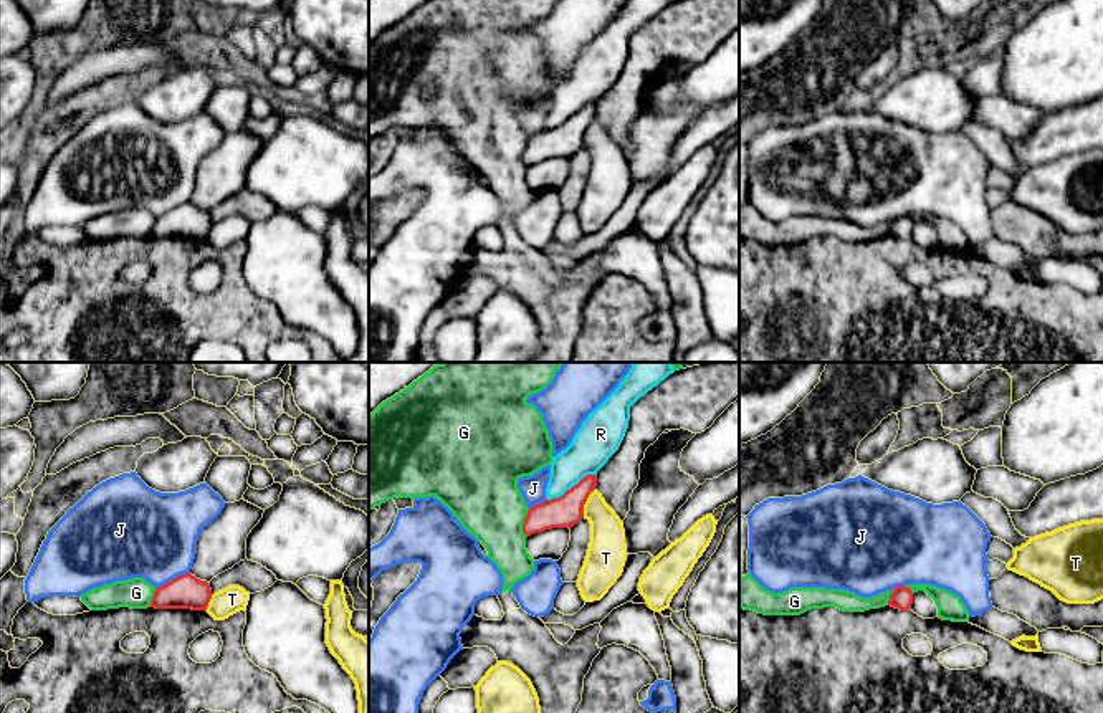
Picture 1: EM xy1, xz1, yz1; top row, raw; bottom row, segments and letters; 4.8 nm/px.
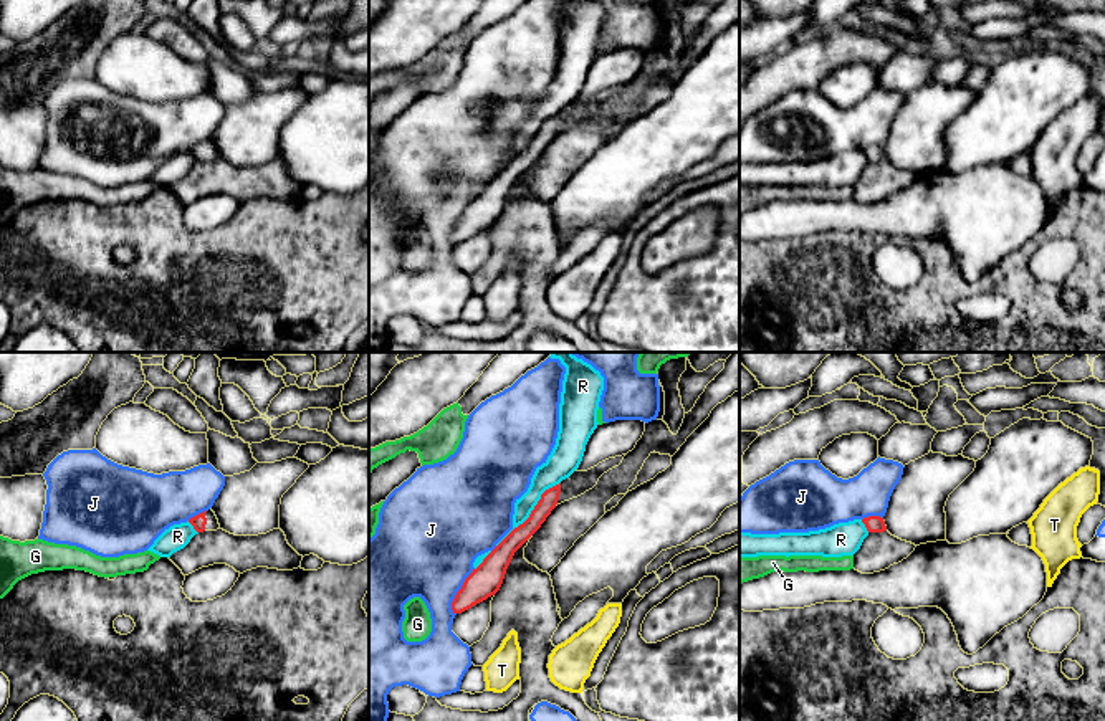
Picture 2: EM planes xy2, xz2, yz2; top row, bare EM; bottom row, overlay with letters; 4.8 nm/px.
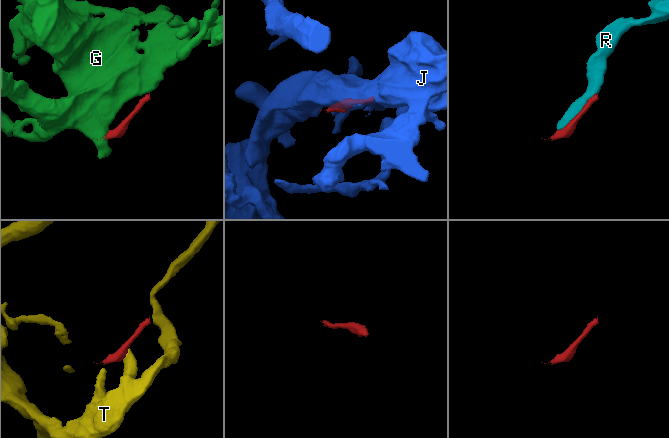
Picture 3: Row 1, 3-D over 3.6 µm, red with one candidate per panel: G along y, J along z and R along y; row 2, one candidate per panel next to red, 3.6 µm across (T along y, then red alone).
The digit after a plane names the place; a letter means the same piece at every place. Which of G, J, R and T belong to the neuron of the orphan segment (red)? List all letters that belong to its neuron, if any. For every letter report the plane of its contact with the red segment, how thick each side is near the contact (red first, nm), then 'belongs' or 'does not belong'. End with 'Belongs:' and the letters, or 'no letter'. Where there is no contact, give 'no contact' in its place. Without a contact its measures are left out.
G: xz1 | 160/340 nm | does not belong
J: xz2 | 160/460 nm | does not belong
R: xz2 | 100/130 nm | does not belong
T: xz1 | 160/180 nm | does not belong
Belongs: no letter

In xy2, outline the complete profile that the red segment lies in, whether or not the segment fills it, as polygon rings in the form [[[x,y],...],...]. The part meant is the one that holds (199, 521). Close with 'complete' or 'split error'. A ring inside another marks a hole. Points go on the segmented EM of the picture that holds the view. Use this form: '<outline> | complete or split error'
[[[212,509],[190,518],[189,523],[194,526],[197,532],[220,529],[218,519]]] | split error

